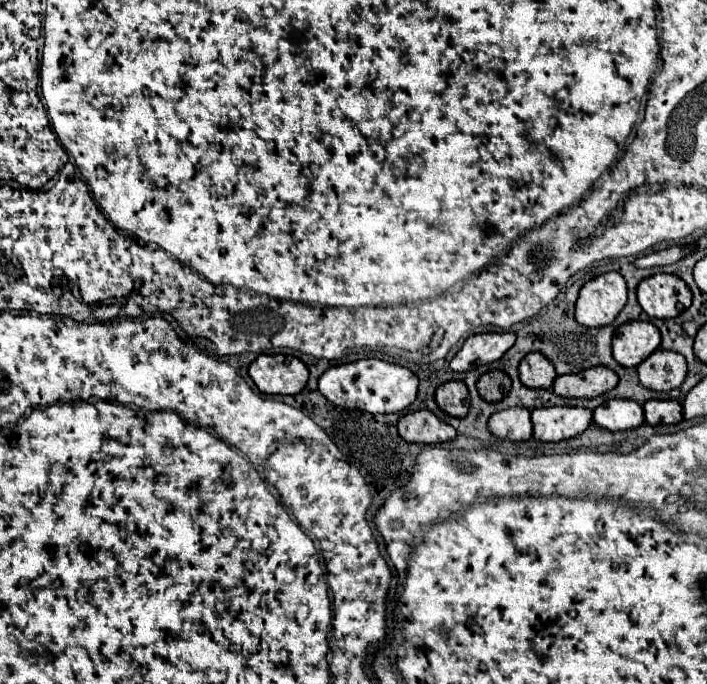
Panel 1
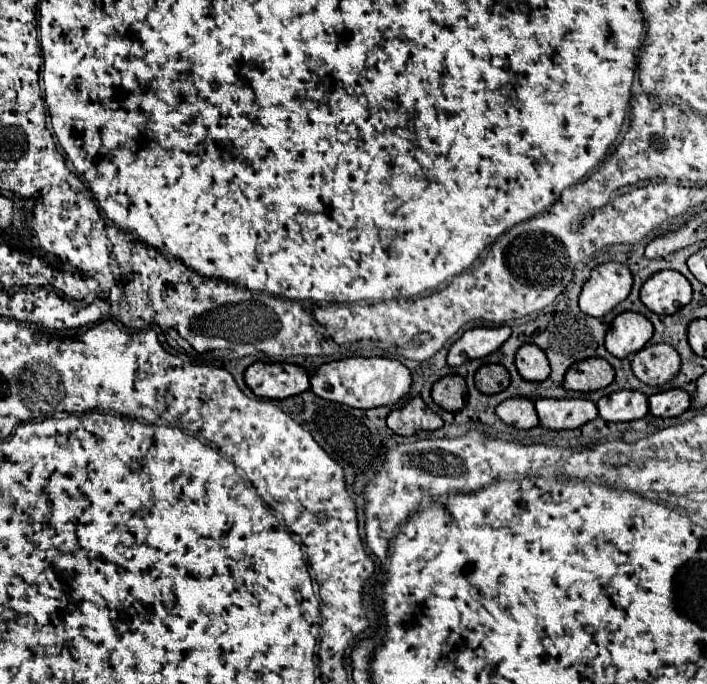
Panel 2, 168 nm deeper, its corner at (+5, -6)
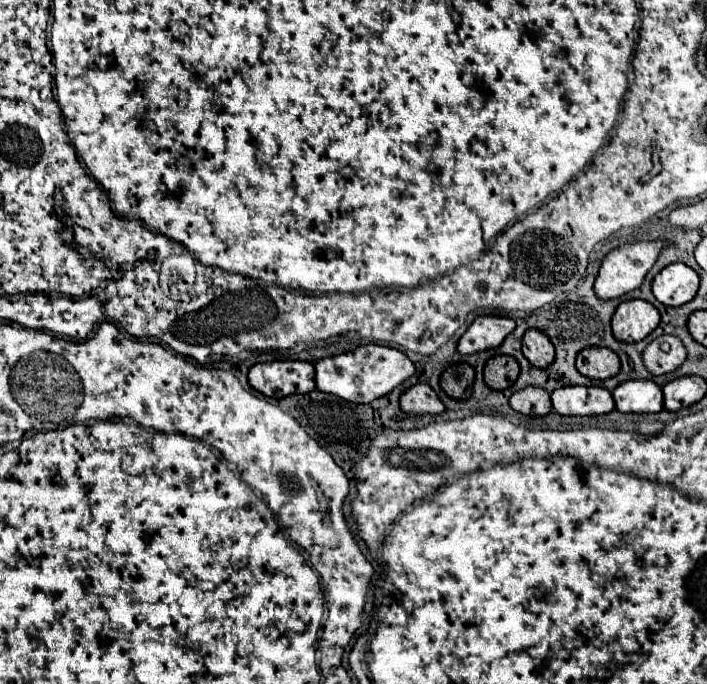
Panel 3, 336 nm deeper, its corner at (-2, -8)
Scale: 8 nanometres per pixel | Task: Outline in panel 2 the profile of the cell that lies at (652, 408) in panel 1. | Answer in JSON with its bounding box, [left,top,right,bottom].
[649,389,691,417]

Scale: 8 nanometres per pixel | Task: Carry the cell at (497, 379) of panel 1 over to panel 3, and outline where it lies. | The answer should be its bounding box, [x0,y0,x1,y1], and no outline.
[484,355,518,391]

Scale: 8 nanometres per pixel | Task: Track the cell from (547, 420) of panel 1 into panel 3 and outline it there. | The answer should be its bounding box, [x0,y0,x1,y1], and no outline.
[552,387,614,417]

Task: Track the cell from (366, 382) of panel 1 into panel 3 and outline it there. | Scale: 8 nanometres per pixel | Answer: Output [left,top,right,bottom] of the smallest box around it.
[316,345,414,403]

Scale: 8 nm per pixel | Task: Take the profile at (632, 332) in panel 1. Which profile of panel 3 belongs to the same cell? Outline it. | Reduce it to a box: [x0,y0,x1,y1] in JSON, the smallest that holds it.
[612,301,660,343]

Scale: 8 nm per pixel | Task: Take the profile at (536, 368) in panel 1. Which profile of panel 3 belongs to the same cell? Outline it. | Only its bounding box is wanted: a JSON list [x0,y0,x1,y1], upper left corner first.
[522,331,554,369]

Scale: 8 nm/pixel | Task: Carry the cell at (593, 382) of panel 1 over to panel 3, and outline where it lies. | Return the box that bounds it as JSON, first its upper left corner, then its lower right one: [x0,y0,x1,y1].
[576,349,620,379]

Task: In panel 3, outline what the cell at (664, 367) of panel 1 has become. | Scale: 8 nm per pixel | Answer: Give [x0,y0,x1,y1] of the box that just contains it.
[644,335,686,375]

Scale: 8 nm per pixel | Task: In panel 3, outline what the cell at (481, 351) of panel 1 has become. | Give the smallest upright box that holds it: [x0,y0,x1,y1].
[458,317,516,355]

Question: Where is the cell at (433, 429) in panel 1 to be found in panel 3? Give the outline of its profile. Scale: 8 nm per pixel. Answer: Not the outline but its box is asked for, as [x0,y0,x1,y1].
[400,383,446,415]

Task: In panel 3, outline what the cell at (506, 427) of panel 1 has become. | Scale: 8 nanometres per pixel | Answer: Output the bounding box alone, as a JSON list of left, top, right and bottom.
[510,387,552,417]

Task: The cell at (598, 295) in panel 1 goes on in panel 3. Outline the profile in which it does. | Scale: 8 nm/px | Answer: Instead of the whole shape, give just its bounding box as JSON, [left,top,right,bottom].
[594,241,664,301]

